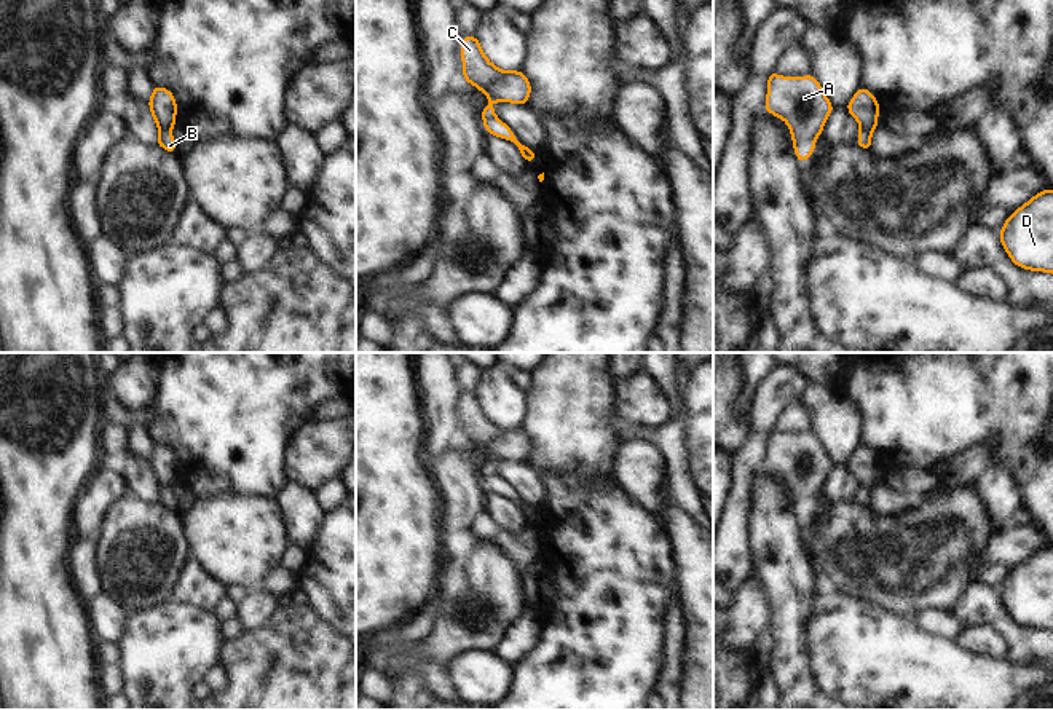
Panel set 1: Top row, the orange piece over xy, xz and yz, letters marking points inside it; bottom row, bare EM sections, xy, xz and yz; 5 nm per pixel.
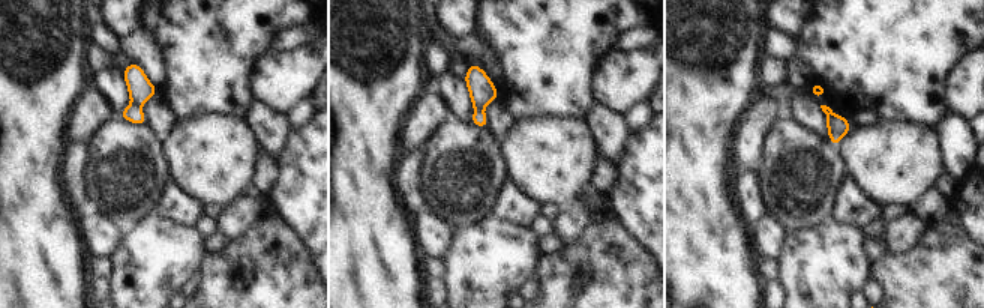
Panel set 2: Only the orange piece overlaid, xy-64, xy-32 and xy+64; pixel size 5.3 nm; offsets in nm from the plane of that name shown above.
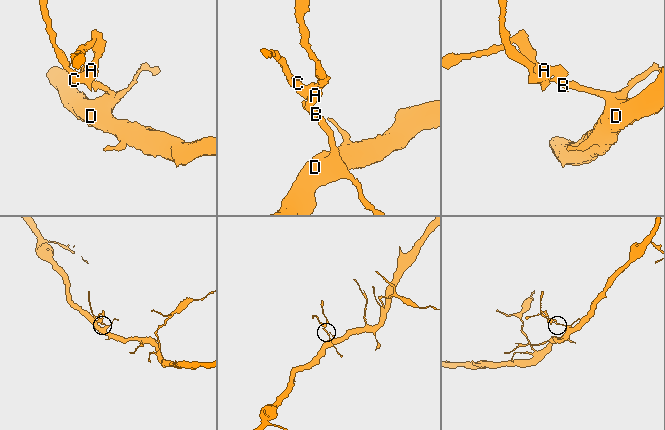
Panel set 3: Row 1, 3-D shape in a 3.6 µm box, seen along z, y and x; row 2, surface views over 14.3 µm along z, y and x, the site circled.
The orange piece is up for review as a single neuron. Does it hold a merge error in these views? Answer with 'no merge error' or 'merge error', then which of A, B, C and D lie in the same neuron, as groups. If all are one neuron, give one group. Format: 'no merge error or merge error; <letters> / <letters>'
merge error; A C / B D

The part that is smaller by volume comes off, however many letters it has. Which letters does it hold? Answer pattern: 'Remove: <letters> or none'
Remove: A, C

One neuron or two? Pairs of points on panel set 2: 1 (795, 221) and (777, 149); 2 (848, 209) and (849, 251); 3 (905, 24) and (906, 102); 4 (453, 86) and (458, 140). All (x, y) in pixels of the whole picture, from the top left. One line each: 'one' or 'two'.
1: one
2: two
3: one
4: two

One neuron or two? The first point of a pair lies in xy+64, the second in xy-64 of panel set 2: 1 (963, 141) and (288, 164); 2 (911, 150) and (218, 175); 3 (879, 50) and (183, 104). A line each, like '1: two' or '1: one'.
1: two
2: one
3: one

